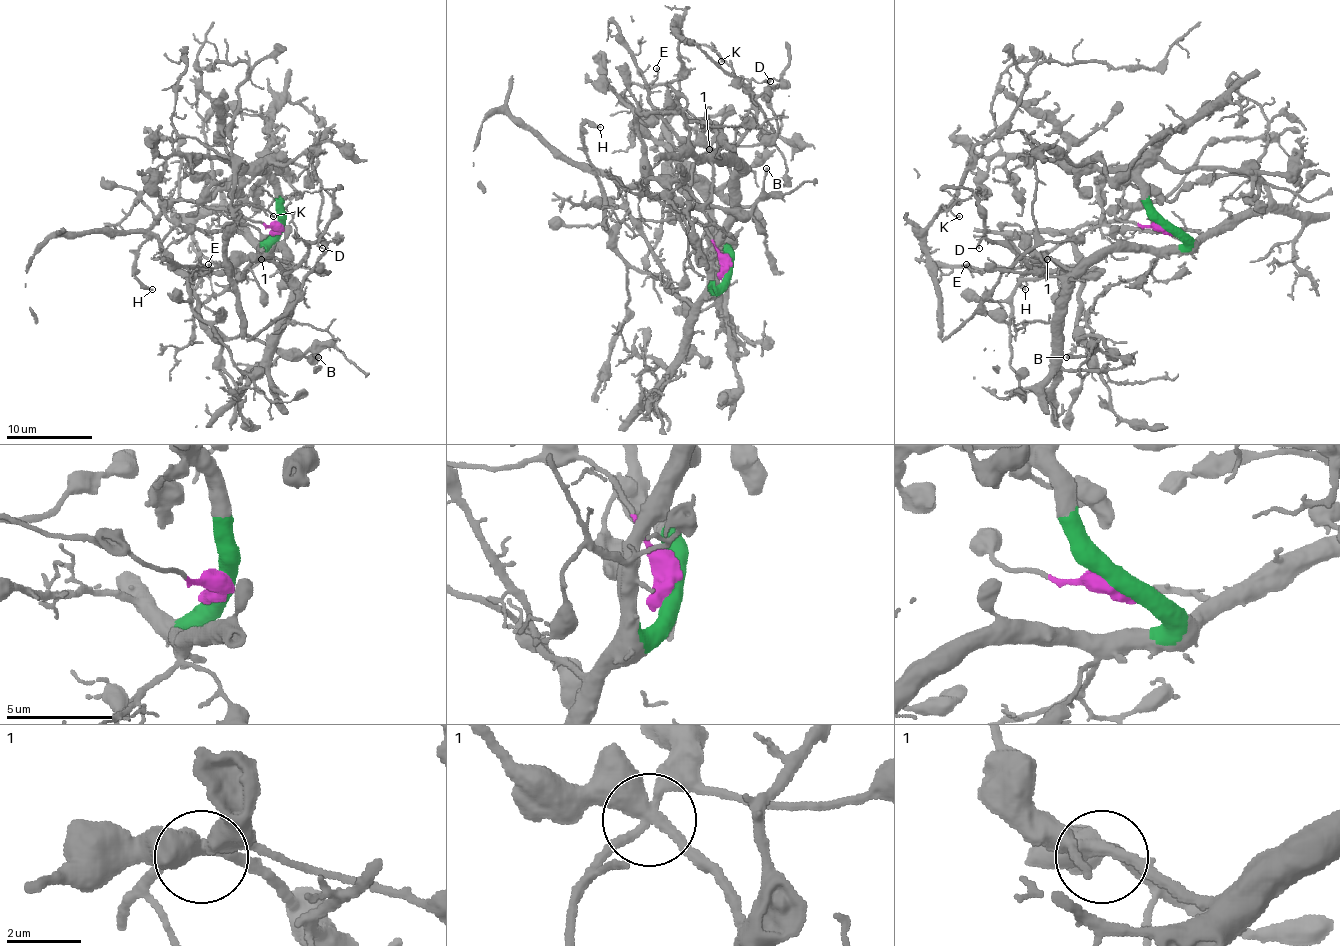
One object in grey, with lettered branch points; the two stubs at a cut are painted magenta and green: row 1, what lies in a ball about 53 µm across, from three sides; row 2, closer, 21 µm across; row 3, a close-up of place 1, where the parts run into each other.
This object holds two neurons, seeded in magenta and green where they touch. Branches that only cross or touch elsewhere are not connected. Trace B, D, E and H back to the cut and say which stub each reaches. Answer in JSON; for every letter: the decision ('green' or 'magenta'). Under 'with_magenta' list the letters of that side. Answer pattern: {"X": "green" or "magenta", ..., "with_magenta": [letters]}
{"B": "magenta", "D": "green", "E": "green", "H": "magenta", "with_magenta": ["B", "H"]}

